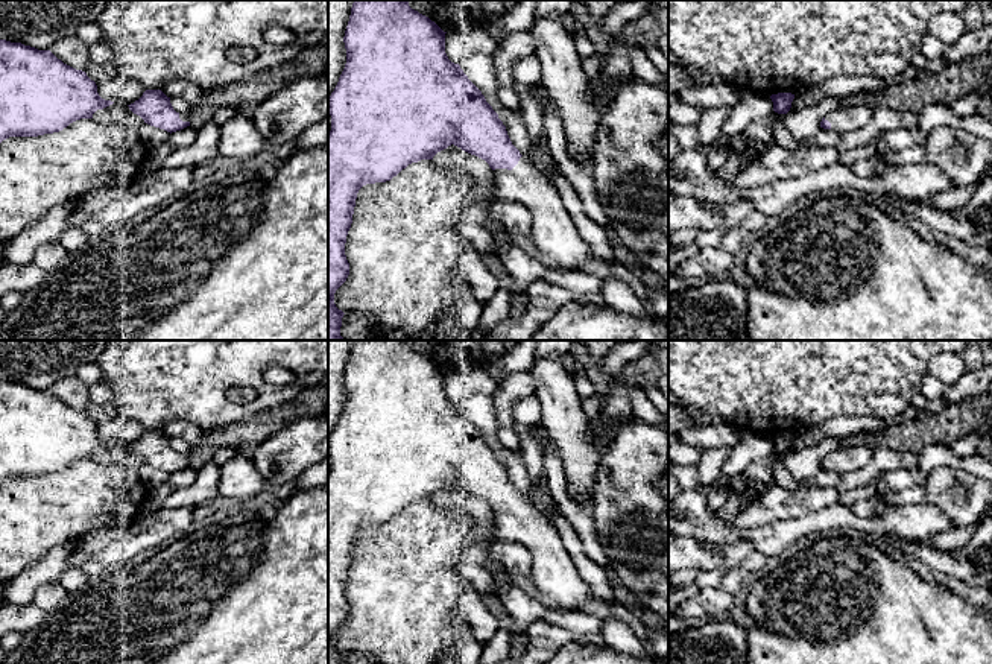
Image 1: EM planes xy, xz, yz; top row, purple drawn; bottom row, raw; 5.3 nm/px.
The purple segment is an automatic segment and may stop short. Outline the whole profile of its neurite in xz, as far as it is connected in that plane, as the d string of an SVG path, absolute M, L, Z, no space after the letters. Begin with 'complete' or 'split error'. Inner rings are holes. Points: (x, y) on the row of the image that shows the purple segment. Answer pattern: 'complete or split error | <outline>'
split error | M354 0L352 3L343 36L346 64L328 97L331 115L331 131L328 132L328 340L345 340L340 336L345 313L336 307L334 293L349 275L345 243L359 190L366 184L390 181L409 164L433 160L438 152L451 144L489 164L495 173L500 201L518 201L529 208L532 236L541 254L558 261L565 270L580 270L583 264L594 260L551 181L530 163L529 157L520 153L482 91L468 79L459 64L448 59L445 33L428 17L412 9L409 0Z

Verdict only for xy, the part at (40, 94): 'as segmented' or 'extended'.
as segmented

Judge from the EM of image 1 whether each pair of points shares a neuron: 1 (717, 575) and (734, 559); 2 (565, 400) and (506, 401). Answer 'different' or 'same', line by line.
1: same
2: different

